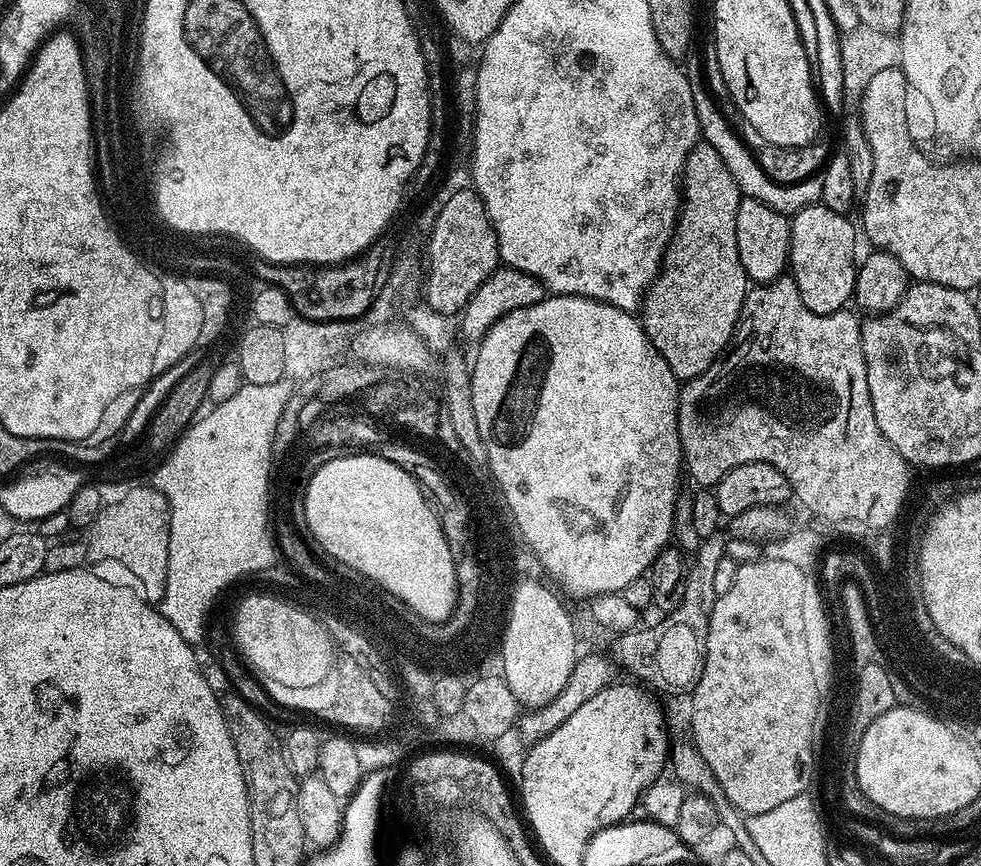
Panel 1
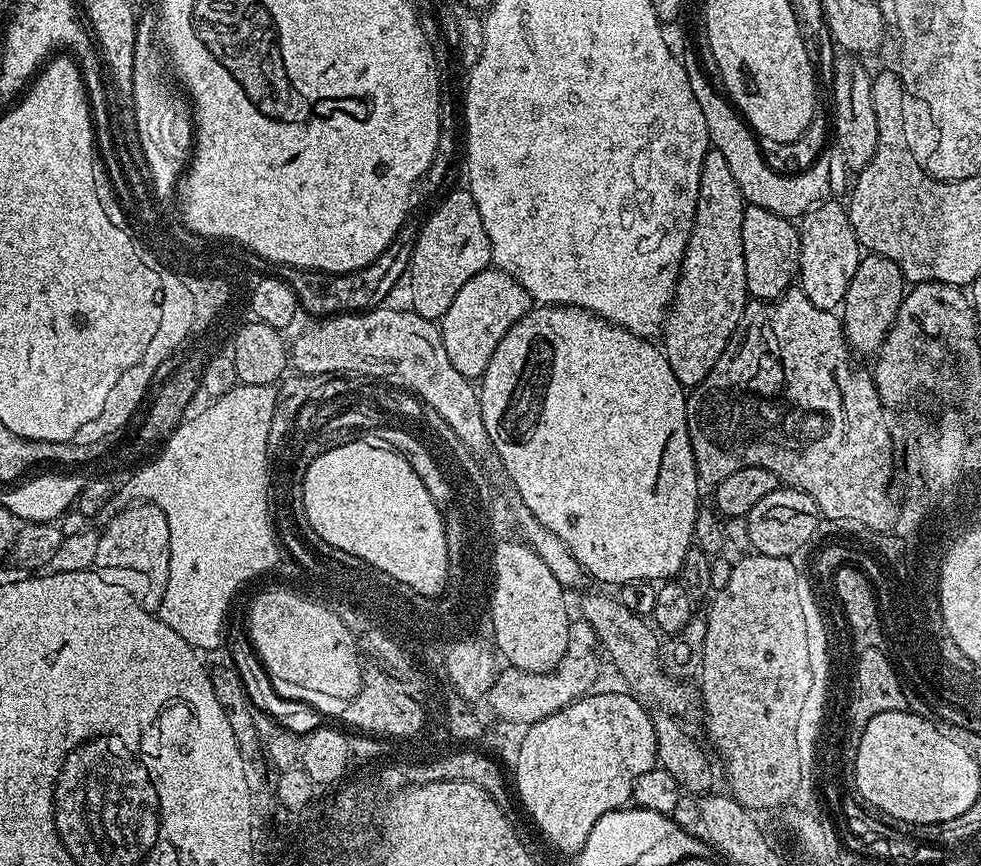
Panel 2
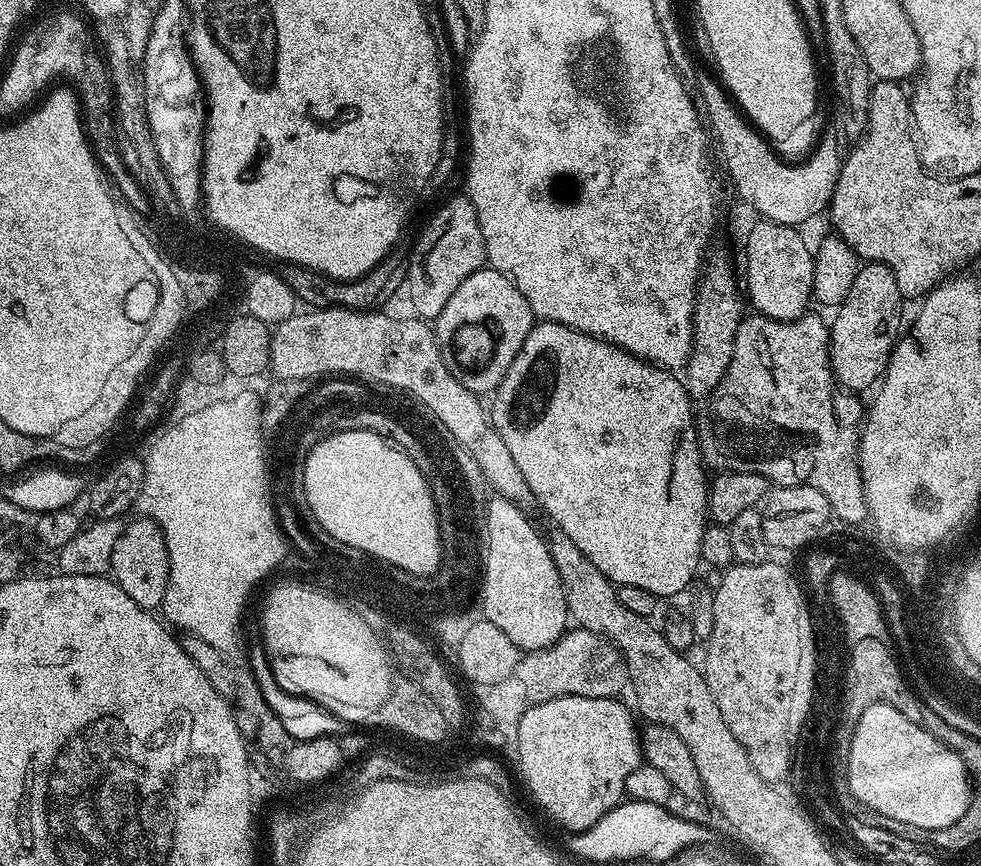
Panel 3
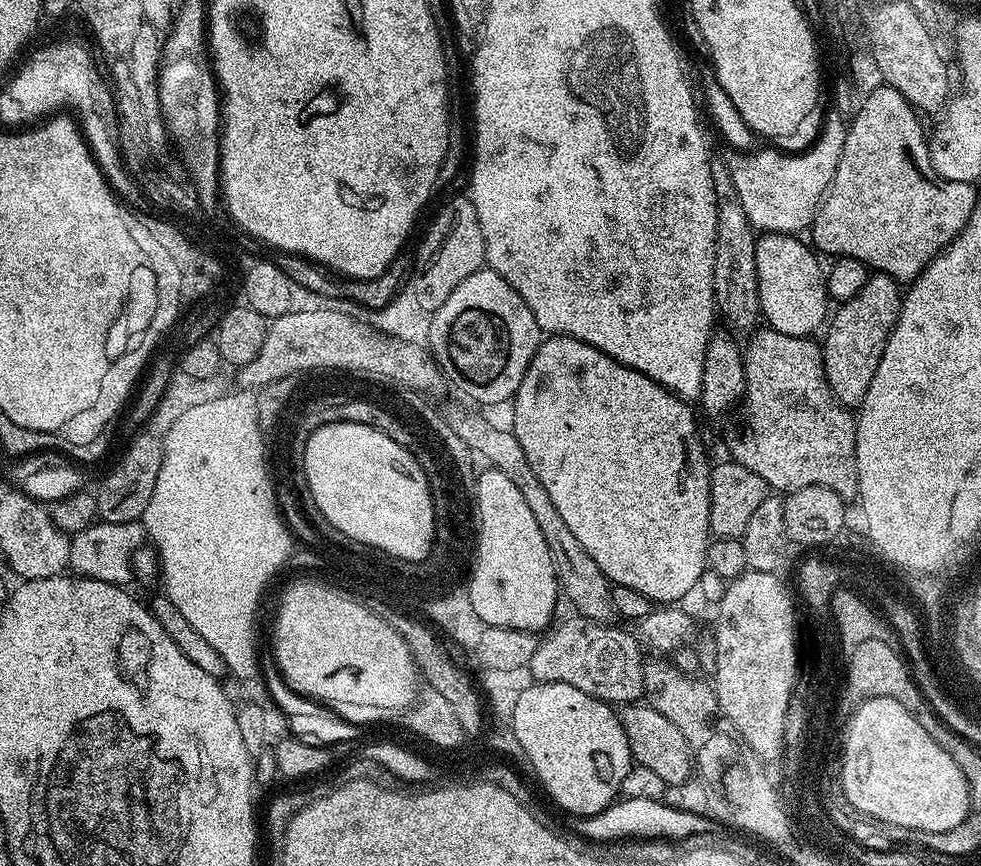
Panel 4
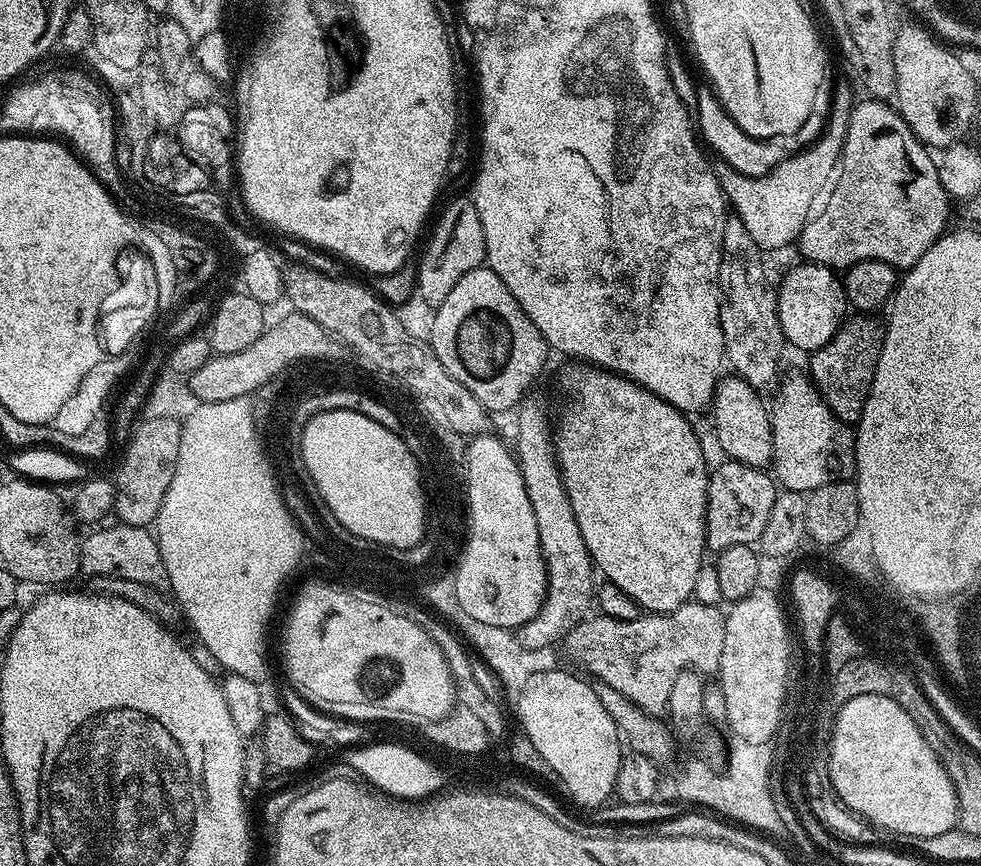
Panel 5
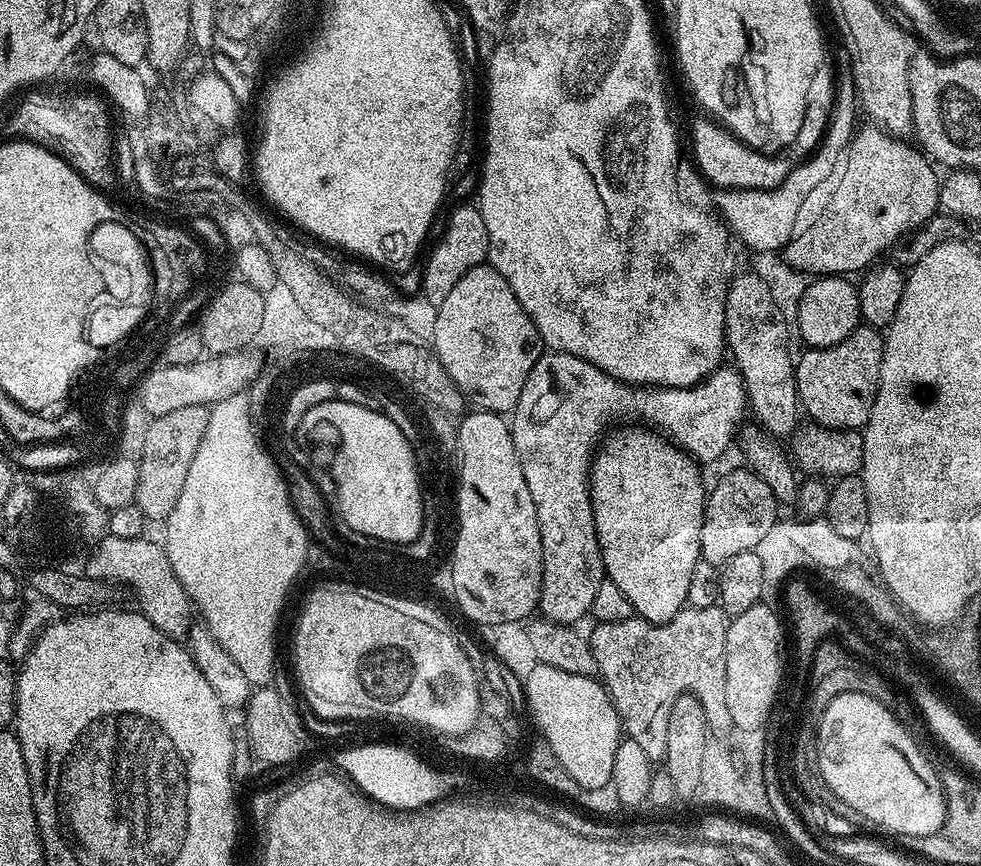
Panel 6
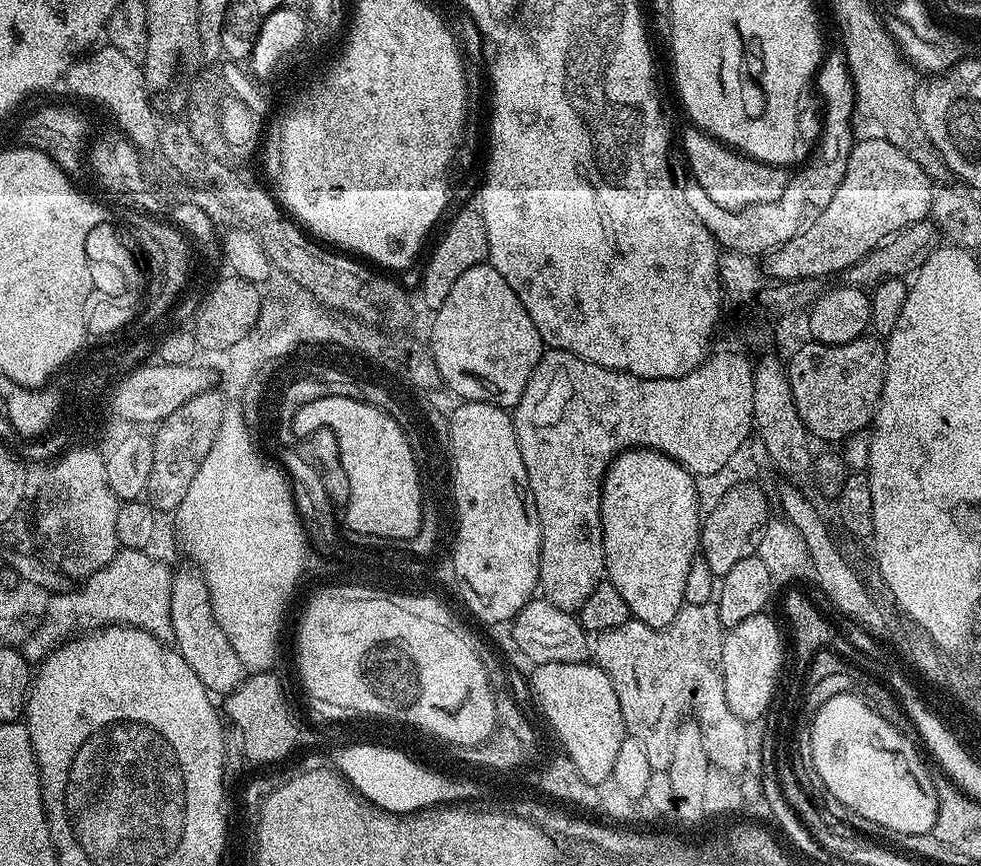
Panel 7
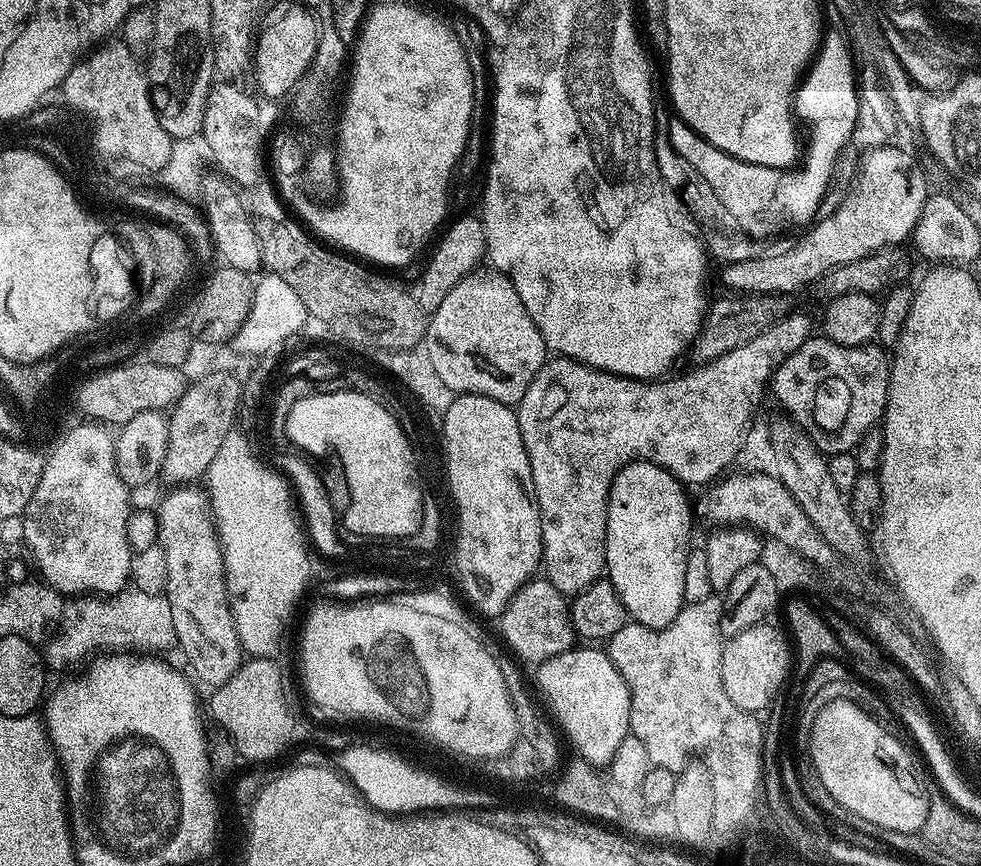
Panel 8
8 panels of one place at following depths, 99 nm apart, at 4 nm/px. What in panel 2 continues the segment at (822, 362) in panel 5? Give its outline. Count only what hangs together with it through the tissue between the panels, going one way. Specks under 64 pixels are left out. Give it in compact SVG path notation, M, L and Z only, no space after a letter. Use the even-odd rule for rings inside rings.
M875 254L861 255L858 270L854 270L854 278L850 278L850 286L842 305L844 337L853 349L861 348L869 353L879 349L902 306L905 291L906 281L902 270L898 270L890 258Z

